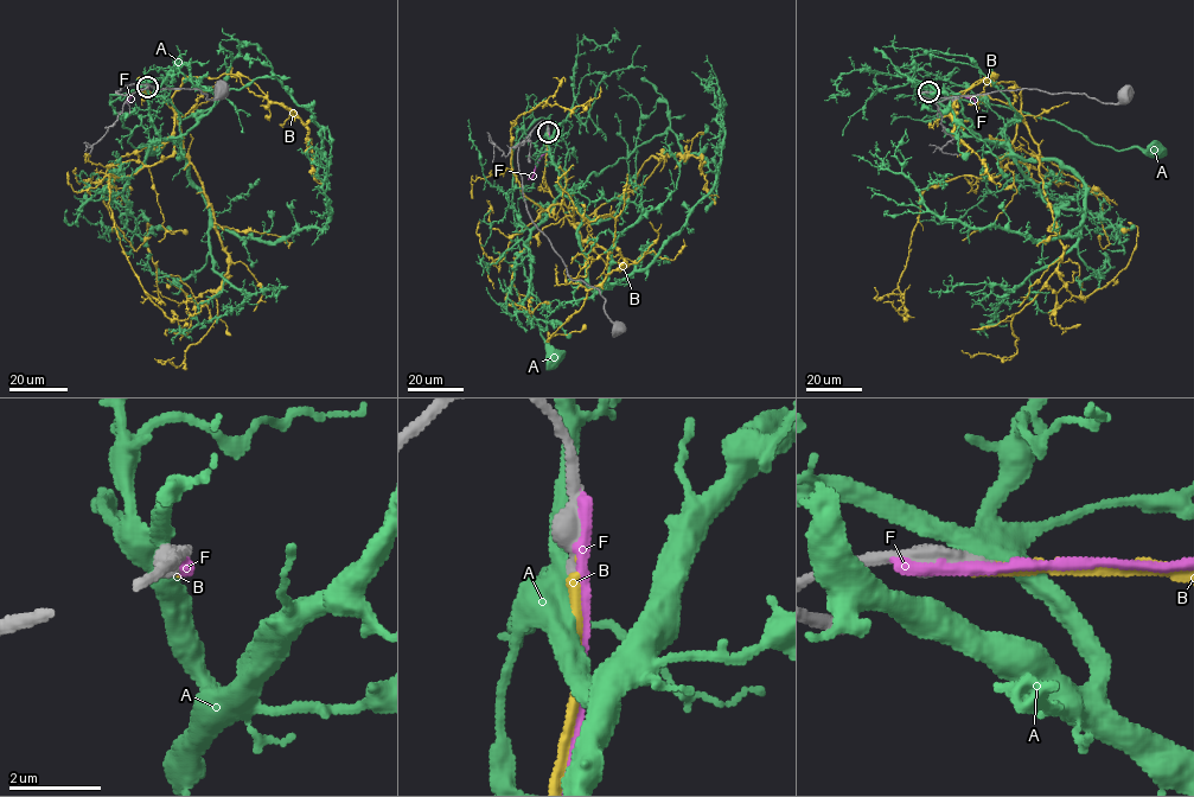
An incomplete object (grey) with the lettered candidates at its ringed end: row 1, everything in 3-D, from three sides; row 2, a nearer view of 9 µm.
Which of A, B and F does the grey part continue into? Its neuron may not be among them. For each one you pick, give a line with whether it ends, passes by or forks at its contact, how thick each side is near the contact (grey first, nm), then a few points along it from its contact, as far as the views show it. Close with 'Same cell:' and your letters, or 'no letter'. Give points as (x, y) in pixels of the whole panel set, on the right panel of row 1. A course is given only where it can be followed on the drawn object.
Same cell: no letter

